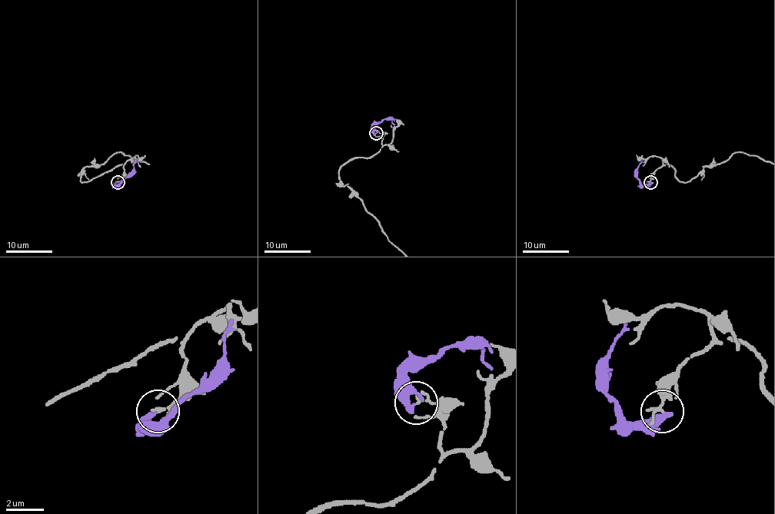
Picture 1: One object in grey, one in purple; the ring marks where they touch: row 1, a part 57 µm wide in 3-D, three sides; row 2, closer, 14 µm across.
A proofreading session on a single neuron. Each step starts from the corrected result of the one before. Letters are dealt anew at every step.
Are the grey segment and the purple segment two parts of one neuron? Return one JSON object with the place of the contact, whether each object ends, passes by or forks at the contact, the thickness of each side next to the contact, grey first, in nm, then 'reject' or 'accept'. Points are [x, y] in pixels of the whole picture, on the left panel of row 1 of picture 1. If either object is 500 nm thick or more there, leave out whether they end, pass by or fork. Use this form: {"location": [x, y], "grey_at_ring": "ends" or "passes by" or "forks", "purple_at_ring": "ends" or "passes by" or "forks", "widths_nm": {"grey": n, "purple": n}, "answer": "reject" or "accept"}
{"location": [118, 182], "grey_at_ring": "passes by", "purple_at_ring": "ends", "widths_nm": {"grey": 140, "purple": 340}, "answer": "reject"}

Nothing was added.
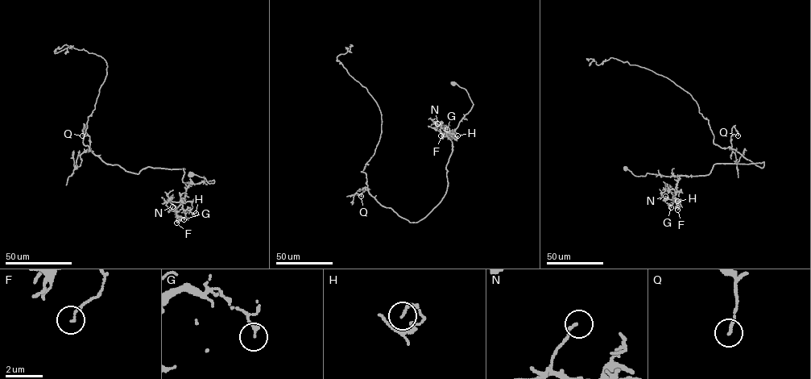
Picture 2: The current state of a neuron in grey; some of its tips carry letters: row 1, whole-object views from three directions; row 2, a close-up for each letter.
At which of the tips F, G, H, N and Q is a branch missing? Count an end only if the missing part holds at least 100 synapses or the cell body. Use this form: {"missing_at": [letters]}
{"missing_at": []}

